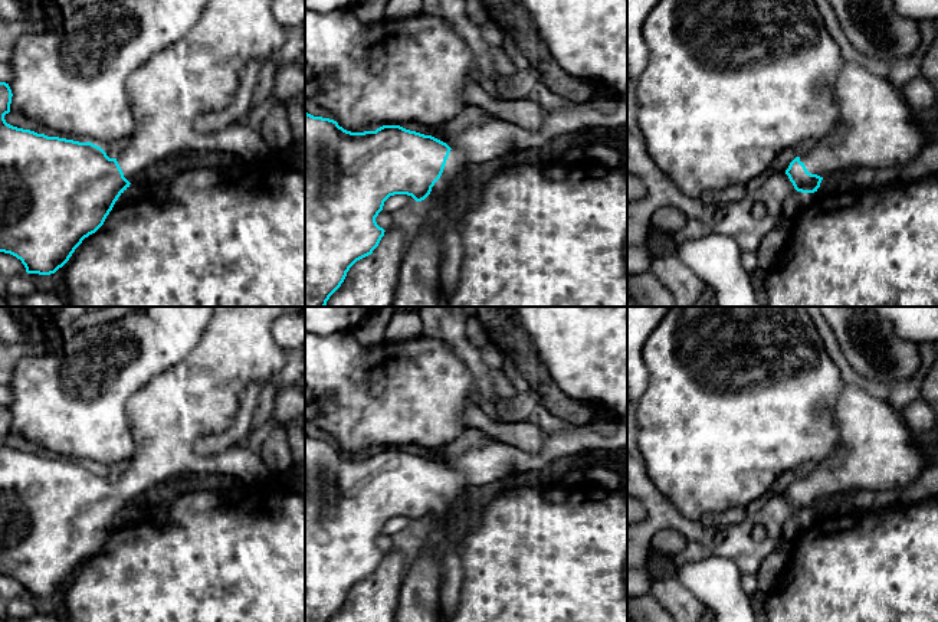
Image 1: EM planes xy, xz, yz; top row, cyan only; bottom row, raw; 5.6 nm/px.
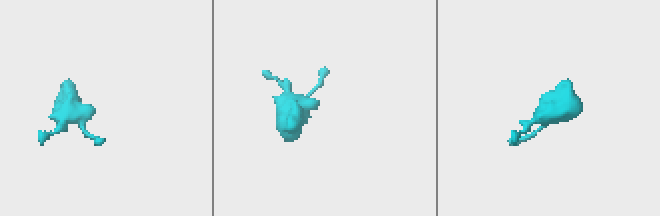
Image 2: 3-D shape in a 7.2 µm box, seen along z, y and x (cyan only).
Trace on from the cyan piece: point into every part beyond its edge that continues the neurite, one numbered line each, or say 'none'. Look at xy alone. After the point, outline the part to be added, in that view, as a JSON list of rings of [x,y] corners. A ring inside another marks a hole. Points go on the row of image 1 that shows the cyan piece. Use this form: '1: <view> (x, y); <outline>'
1: xy (202, 72); [[[209,0],[199,22],[171,48],[155,53],[127,79],[127,92],[134,111],[135,128],[129,145],[117,157],[124,177],[132,183],[158,161],[186,150],[220,151],[239,156],[245,164],[262,163],[275,156],[265,143],[259,128],[252,122],[230,125],[217,132],[196,130],[196,118],[210,111],[226,108],[243,81],[243,73],[255,60],[272,59],[286,42],[285,27],[281,26],[273,10],[273,0]]]

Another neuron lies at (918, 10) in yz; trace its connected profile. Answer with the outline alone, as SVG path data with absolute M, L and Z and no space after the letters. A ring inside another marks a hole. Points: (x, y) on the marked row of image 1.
M892 0L896 12L916 22L938 19L938 0Z

